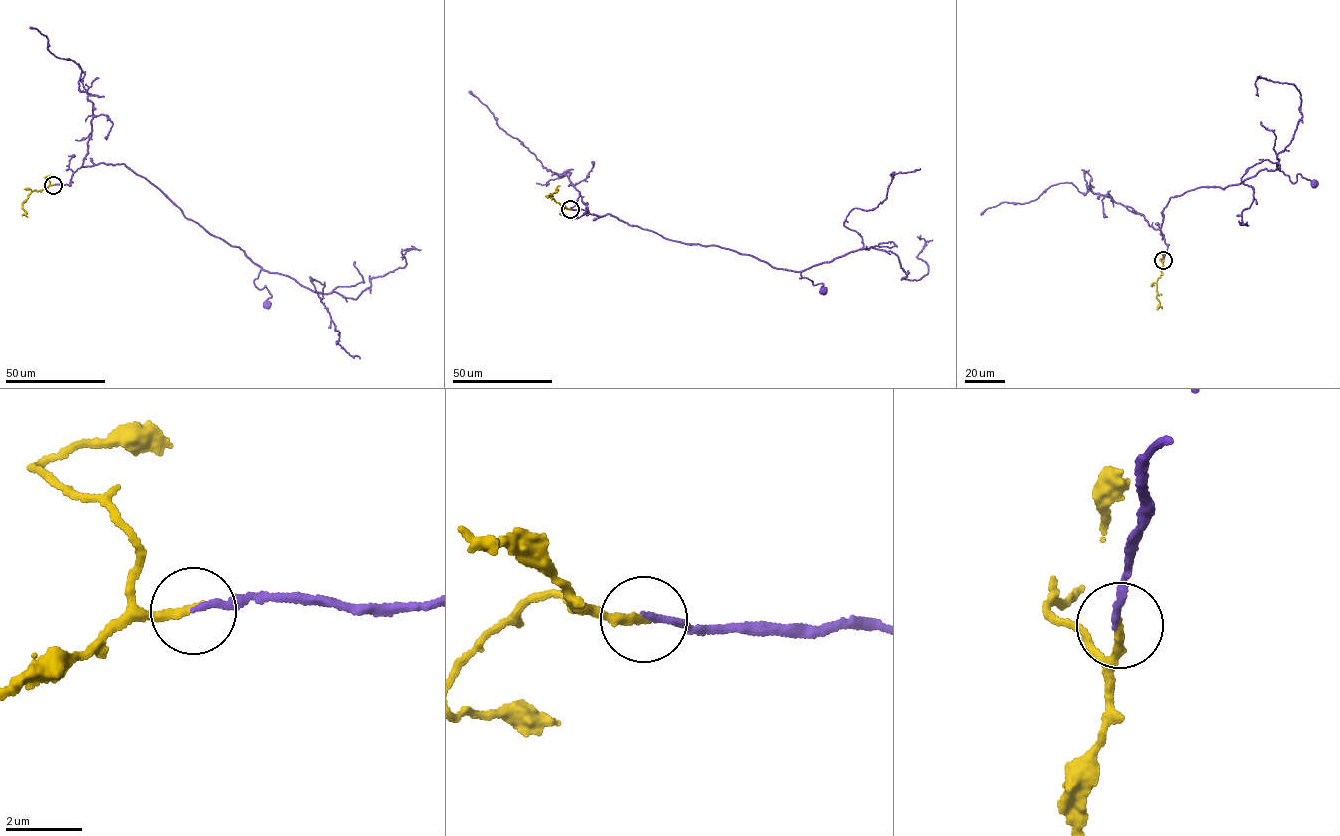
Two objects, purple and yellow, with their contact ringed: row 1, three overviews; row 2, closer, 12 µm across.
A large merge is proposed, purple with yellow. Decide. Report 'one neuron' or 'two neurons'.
one neuron

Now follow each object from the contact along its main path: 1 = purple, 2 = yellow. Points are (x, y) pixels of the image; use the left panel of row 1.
1: (53, 185), (70, 185), (81, 167), (125, 164), (187, 219), (259, 265), (254, 280), (270, 292), (266, 304)
2: (53, 185), (28, 194), (22, 205), (27, 217)

